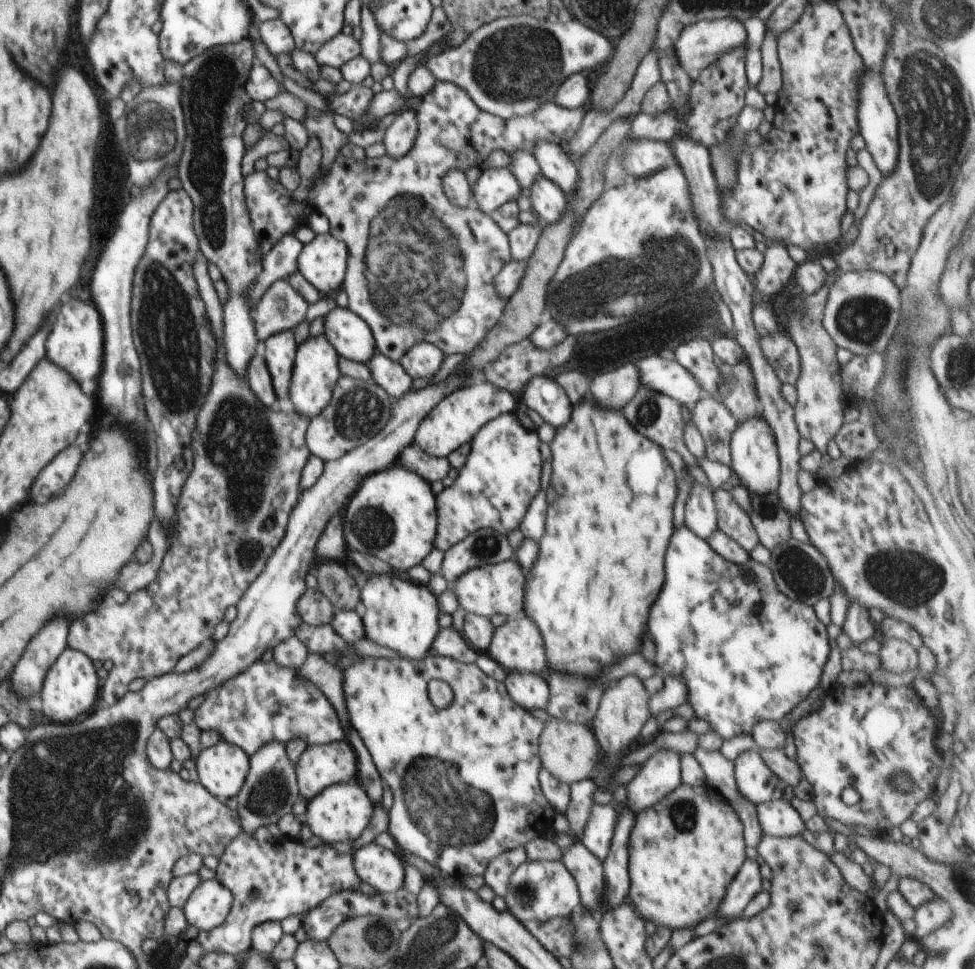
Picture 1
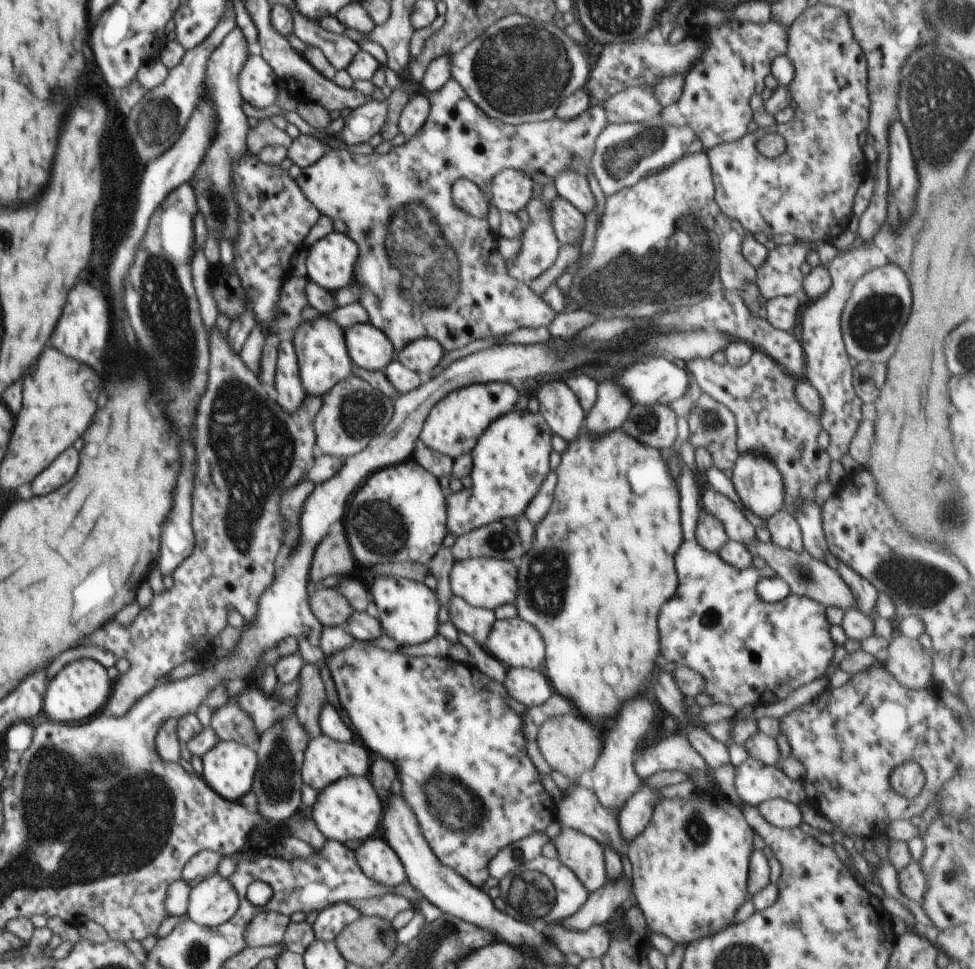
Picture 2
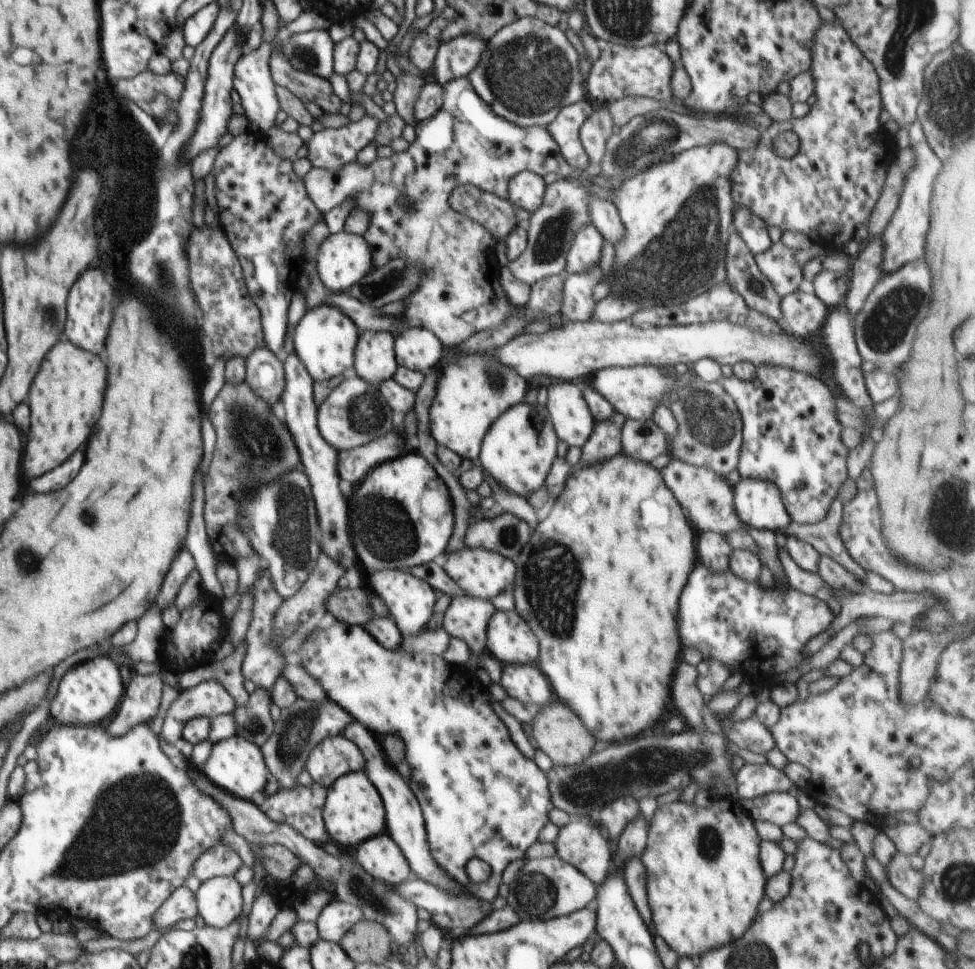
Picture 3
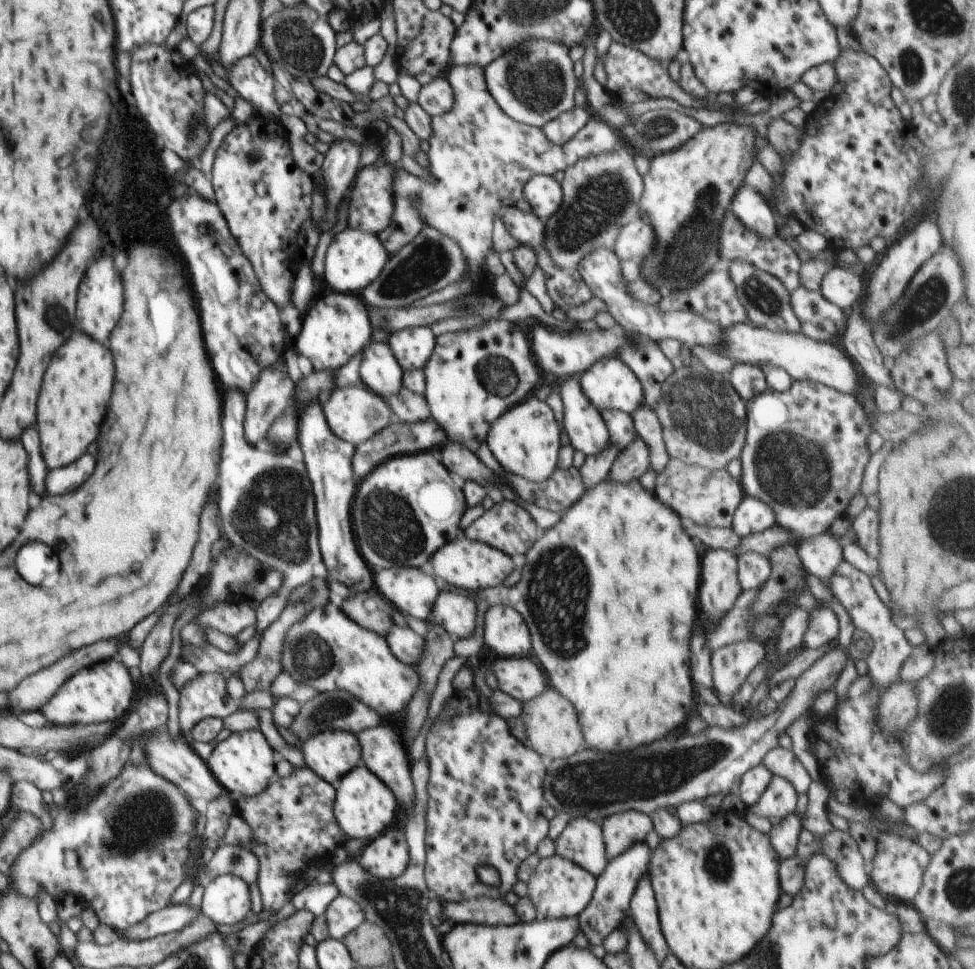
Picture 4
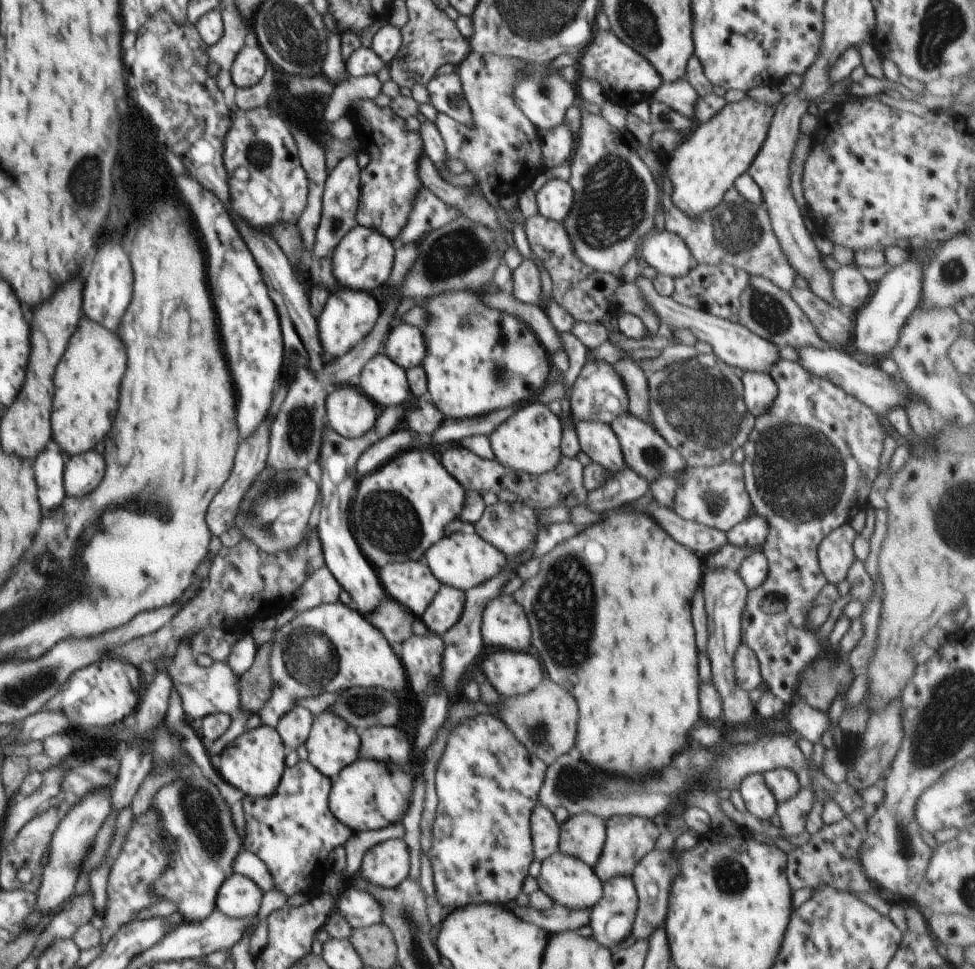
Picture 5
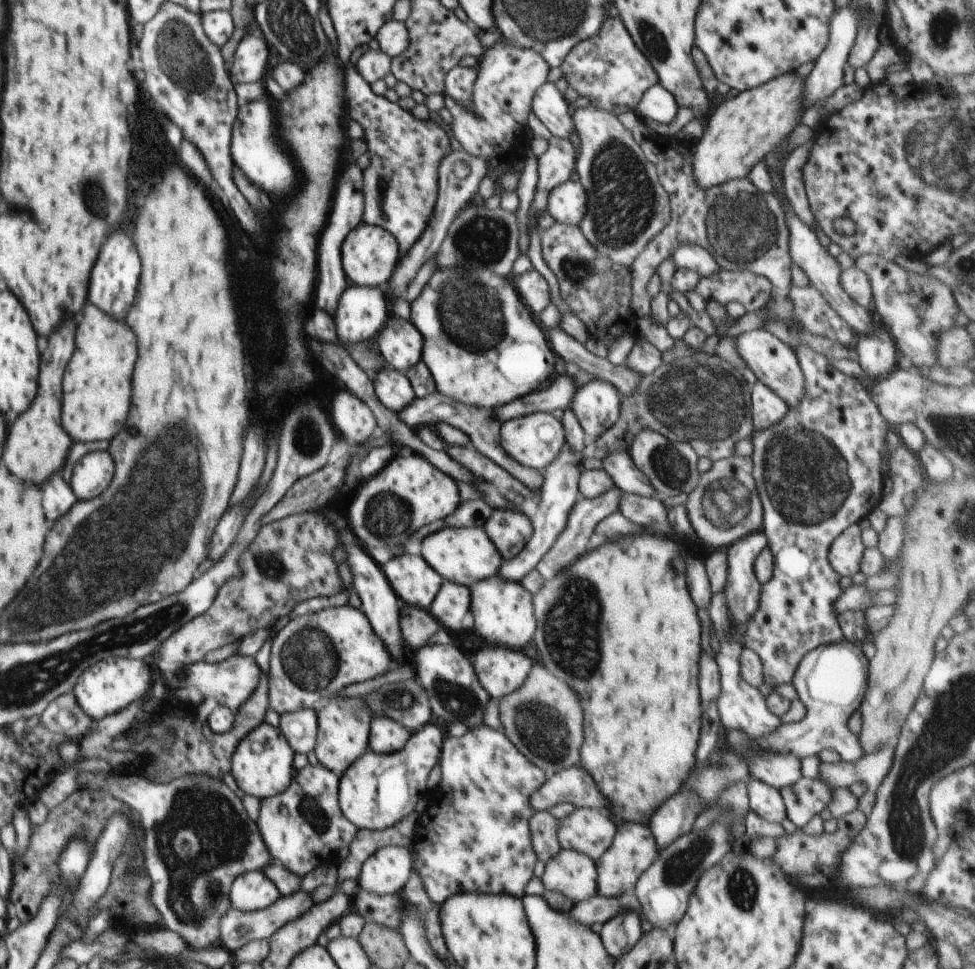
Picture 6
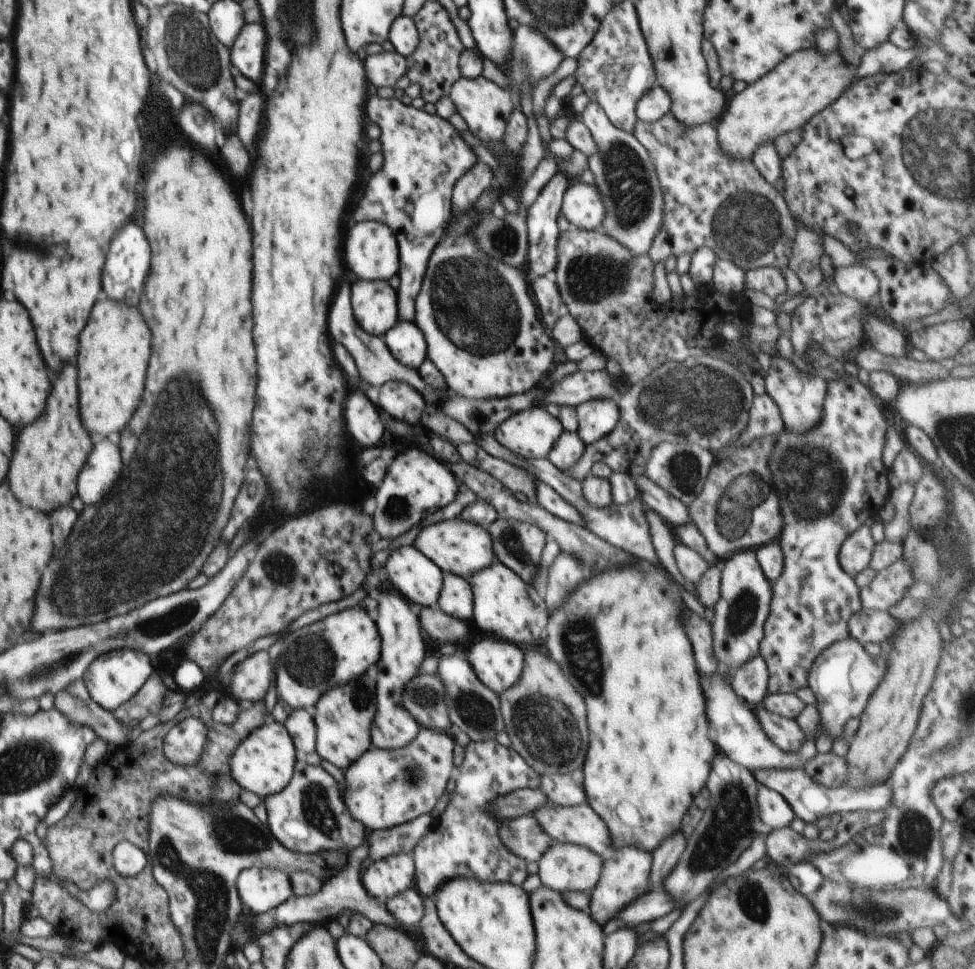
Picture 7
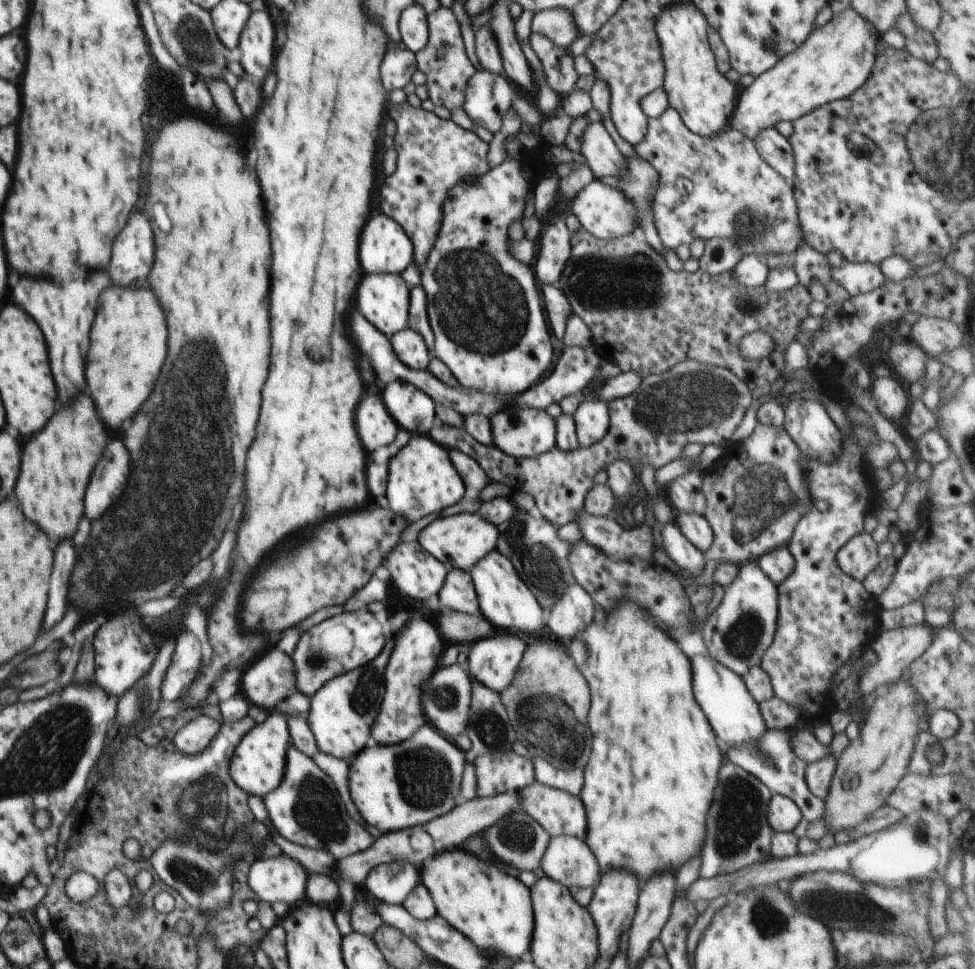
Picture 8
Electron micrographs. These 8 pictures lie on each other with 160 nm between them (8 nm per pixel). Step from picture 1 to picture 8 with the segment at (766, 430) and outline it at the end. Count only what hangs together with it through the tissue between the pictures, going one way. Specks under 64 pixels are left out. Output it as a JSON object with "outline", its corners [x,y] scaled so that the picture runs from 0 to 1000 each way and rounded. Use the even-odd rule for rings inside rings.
{"outline":[[[775,582],[759,584],[757,594],[744,608],[735,628],[719,648],[726,675],[763,699],[769,690],[779,687],[781,679],[793,664],[798,633],[797,604]]]}

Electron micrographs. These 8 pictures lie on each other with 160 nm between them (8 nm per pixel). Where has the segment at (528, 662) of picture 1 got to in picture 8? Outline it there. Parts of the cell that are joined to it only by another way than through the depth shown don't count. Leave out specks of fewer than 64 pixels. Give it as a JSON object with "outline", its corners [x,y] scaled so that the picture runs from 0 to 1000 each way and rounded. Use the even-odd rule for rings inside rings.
{"outline":[[[511,567],[493,576],[482,588],[486,607],[490,614],[492,634],[503,641],[507,648],[519,652],[546,654],[560,646],[562,631],[554,625],[552,618],[544,611],[527,583]]]}

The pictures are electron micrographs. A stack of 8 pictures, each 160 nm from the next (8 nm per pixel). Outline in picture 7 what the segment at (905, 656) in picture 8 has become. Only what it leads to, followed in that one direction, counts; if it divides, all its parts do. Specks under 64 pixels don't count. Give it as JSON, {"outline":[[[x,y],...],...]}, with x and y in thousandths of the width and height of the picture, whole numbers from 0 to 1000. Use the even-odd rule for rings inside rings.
{"outline":[[[870,657],[865,662],[856,663],[841,674],[841,677],[835,682],[835,685],[832,687],[832,692],[830,693],[830,709],[839,721],[837,729],[842,739],[842,753],[840,754],[840,759],[844,755],[849,755],[853,760],[854,765],[858,762],[864,763],[865,749],[870,743],[876,740],[882,741],[894,715],[901,710],[901,707],[908,699],[911,677],[909,668],[912,668],[913,665],[915,665],[915,659],[907,665],[907,672],[903,674],[903,676],[893,677],[888,674],[886,667],[878,659]]]}

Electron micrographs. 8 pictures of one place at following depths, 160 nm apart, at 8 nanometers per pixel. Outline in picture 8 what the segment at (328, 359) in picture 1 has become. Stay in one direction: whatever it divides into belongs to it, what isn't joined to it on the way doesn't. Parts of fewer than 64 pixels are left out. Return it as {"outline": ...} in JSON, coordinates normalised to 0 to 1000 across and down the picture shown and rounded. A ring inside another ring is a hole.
{"outline":[[[411,283],[373,285],[367,295],[367,320],[400,349],[418,337],[421,299]]]}

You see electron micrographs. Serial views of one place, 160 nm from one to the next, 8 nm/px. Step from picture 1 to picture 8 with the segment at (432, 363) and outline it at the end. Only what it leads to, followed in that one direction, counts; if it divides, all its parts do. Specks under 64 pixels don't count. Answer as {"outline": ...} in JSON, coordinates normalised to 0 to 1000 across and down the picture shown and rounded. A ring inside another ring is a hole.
{"outline":[[[416,337],[399,350],[406,367],[416,378],[422,381],[435,382],[438,380],[443,365],[429,342]]]}

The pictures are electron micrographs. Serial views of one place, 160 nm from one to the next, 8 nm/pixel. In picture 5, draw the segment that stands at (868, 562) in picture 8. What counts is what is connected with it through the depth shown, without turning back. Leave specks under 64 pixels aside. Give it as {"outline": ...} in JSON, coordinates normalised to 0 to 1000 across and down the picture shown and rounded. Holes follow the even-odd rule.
{"outline":[[[872,539],[854,547],[838,564],[838,575],[840,576],[840,583],[845,594],[850,602],[858,604],[861,601],[869,596],[869,590],[876,582],[877,570],[875,569],[875,559],[879,552]]]}

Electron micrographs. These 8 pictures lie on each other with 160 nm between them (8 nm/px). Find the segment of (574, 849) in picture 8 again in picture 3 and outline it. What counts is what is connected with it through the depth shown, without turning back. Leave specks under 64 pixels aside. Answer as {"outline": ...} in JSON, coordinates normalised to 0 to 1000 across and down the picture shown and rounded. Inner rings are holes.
{"outline":[[[567,878],[564,884],[539,883],[538,894],[531,900],[525,920],[539,940],[533,947],[555,950],[584,944],[609,934],[612,915],[600,902],[590,894],[578,890],[571,881],[568,882]]]}

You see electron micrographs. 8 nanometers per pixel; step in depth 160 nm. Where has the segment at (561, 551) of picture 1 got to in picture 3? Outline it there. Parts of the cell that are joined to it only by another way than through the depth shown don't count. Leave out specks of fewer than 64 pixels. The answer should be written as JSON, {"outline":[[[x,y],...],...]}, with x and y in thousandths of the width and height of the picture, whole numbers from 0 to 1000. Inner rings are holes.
{"outline":[[[636,466],[631,472],[604,482],[597,482],[572,510],[563,533],[547,546],[542,561],[528,578],[530,584],[527,601],[528,631],[542,642],[554,660],[550,686],[563,700],[568,719],[581,725],[608,757],[612,769],[636,766],[646,760],[669,751],[681,737],[687,722],[687,702],[697,675],[695,658],[695,617],[706,601],[708,588],[715,580],[714,555],[704,530],[689,507],[681,499],[675,484],[667,478],[651,476]]]}

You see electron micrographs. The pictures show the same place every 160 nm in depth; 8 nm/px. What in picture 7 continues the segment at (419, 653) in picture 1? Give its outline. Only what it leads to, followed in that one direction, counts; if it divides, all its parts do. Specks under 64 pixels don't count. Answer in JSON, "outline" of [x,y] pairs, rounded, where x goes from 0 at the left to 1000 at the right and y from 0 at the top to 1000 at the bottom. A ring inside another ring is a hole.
{"outline":[[[425,562],[402,567],[395,585],[400,601],[416,620],[449,627],[455,591]]]}

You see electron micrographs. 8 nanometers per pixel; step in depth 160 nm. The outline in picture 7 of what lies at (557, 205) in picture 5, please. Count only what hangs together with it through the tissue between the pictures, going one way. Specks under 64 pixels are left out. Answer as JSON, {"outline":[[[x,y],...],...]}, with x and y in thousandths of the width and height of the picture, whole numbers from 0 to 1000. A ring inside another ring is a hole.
{"outline":[[[598,188],[582,194],[577,202],[576,221],[587,235],[609,238],[622,225],[622,214],[617,199],[611,191]]]}

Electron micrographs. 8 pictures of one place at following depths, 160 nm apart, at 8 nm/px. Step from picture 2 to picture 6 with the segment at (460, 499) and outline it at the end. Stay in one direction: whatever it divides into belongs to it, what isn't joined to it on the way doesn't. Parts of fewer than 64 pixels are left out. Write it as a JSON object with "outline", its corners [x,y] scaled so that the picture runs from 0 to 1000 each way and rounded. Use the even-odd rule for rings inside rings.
{"outline":[[[549,425],[520,433],[514,438],[512,447],[513,458],[528,476],[555,488],[573,470],[581,457],[578,441],[566,426]]]}

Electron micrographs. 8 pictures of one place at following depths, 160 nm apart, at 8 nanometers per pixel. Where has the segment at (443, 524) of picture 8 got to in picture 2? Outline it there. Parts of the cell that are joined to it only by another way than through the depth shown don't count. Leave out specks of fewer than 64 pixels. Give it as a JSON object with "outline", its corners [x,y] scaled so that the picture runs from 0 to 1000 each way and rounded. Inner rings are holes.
{"outline":[[[486,575],[467,579],[461,592],[463,608],[466,614],[474,616],[481,624],[507,630],[515,623],[527,623],[531,611],[531,589],[525,579],[503,575]]]}

